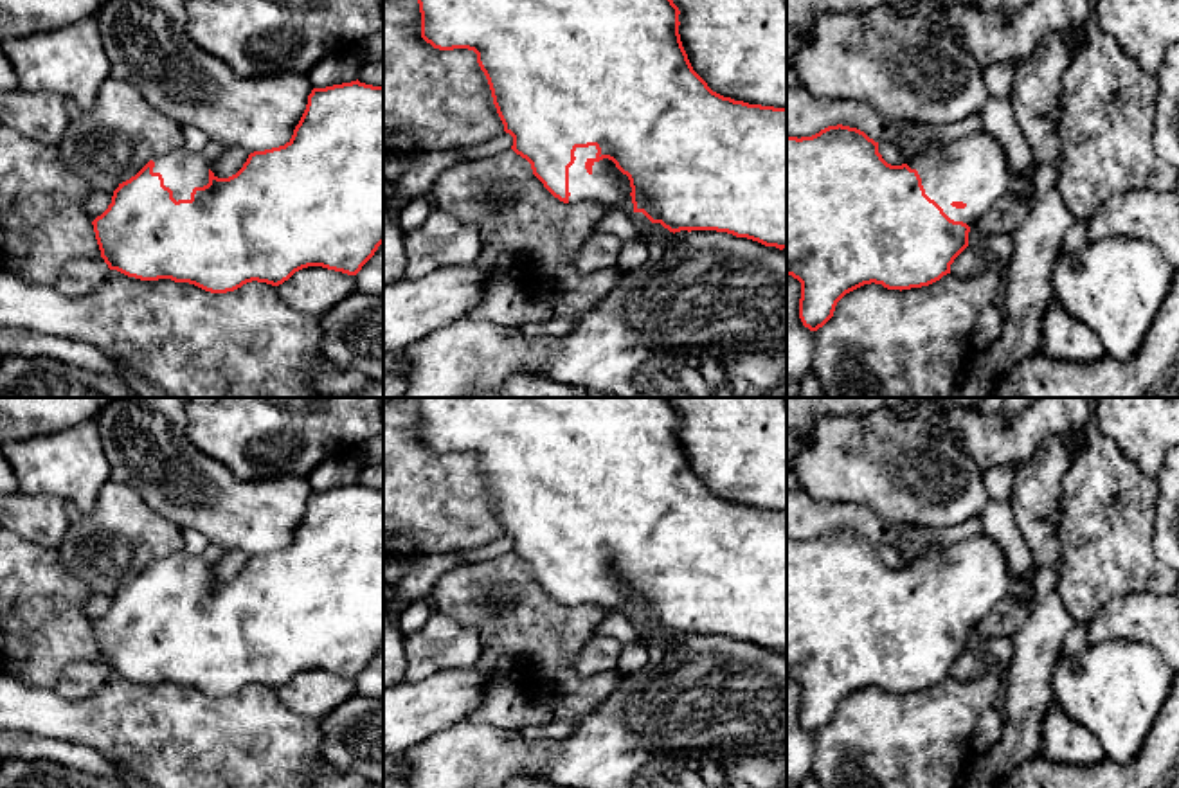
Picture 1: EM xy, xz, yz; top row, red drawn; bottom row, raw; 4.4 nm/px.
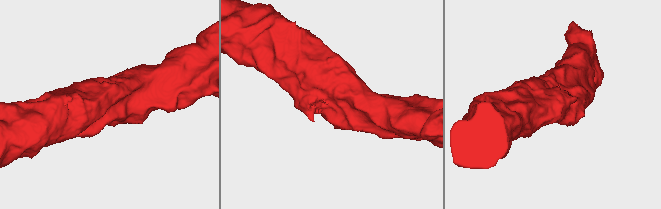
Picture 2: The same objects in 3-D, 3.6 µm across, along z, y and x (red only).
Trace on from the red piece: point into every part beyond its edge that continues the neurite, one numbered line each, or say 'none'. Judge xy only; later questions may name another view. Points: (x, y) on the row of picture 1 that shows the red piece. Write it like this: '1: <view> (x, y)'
1: xy (182, 170)

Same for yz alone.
1: yz (974, 170)

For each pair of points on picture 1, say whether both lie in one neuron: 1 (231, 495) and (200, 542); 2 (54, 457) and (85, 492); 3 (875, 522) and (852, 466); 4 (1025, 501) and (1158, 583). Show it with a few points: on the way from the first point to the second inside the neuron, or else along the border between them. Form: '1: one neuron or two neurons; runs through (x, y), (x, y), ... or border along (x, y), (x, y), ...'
1: two neurons; border along (182, 528), (193, 528), (211, 542)
2: one neuron; runs through (63, 466), (80, 483)
3: two neurons; border along (827, 501), (864, 502), (888, 520), (906, 526)
4: two neurons; border along (1062, 481), (1057, 528), (1059, 565)

